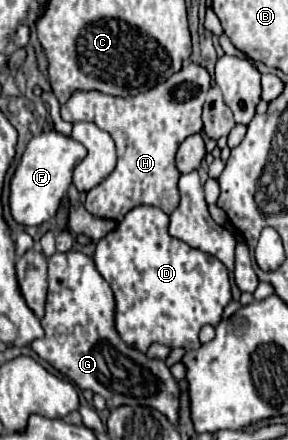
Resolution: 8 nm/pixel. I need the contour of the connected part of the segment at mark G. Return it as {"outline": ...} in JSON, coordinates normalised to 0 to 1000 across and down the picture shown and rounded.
{"outline":[[[194,573],[167,586],[167,686],[160,718],[146,723],[153,768],[132,768],[104,782],[104,791],[194,841],[208,841],[243,868],[257,868],[278,886],[319,886],[347,895],[375,927],[410,927],[424,918],[451,923],[521,923],[563,936],[590,959],[611,964],[618,950],[618,873],[590,850],[590,836],[563,818],[521,818],[507,805],[444,791],[396,745],[396,668],[354,623],[333,614],[313,582],[292,573]]]}

